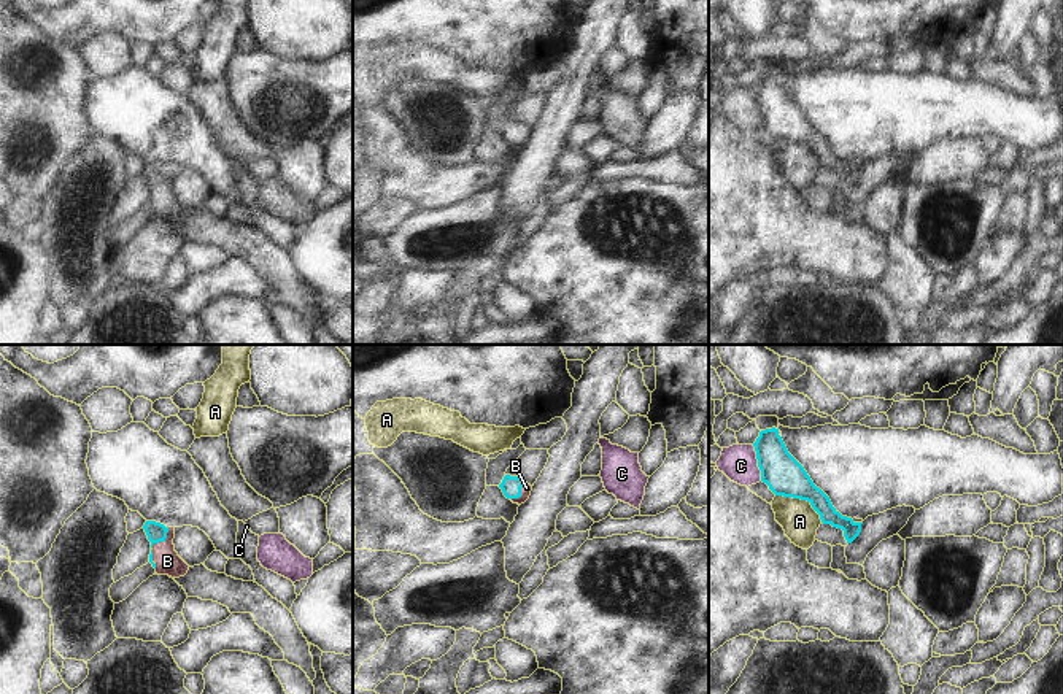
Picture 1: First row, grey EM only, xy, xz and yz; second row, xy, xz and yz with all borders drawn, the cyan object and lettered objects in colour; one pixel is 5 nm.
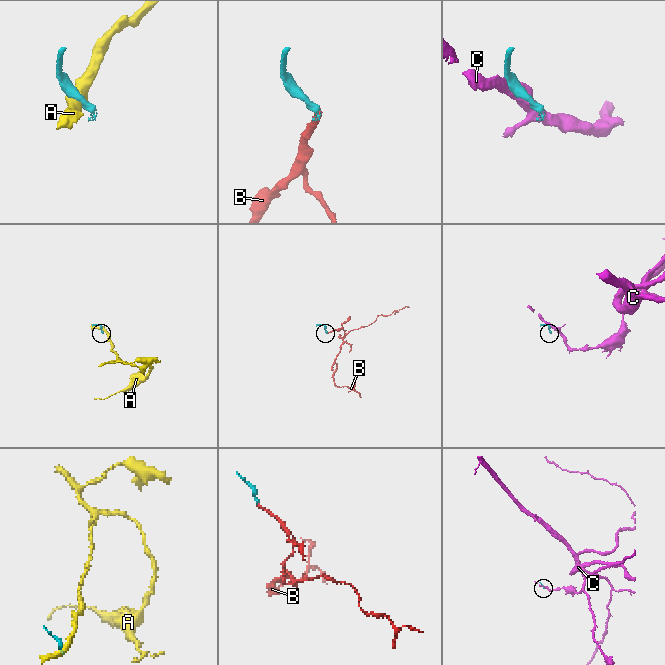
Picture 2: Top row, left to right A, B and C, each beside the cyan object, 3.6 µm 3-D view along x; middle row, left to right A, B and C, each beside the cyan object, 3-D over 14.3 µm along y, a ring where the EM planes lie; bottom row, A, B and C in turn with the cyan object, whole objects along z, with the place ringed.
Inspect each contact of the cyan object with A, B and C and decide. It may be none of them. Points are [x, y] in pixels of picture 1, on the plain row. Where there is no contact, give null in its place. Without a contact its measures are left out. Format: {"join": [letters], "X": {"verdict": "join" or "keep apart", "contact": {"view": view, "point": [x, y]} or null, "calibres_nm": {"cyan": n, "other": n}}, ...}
{"join": ["B"], "A": {"verdict": "keep apart", "contact": {"view": "yz", "point": [801, 143]}, "calibres_nm": {"cyan": 200, "other": 190}}, "B": {"verdict": "join", "contact": {"view": "xy", "point": [153, 188]}, "calibres_nm": {"cyan": 100, "other": 130}}, "C": {"verdict": "keep apart", "contact": {"view": "yz", "point": [758, 107]}, "calibres_nm": {"cyan": 200, "other": 180}}}

